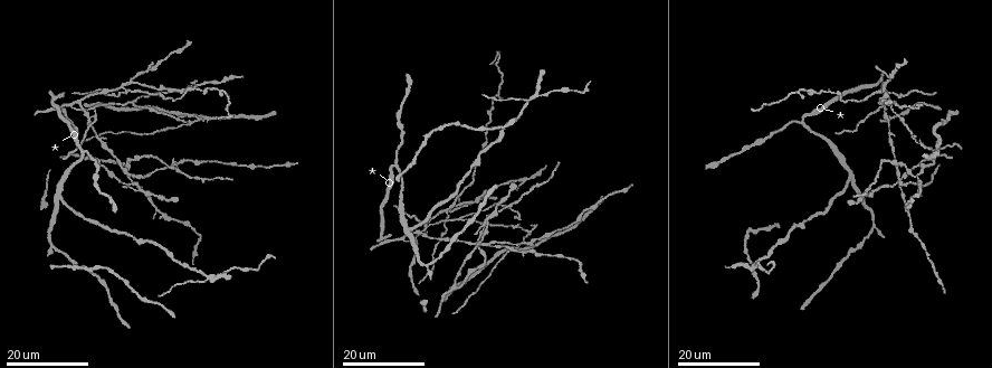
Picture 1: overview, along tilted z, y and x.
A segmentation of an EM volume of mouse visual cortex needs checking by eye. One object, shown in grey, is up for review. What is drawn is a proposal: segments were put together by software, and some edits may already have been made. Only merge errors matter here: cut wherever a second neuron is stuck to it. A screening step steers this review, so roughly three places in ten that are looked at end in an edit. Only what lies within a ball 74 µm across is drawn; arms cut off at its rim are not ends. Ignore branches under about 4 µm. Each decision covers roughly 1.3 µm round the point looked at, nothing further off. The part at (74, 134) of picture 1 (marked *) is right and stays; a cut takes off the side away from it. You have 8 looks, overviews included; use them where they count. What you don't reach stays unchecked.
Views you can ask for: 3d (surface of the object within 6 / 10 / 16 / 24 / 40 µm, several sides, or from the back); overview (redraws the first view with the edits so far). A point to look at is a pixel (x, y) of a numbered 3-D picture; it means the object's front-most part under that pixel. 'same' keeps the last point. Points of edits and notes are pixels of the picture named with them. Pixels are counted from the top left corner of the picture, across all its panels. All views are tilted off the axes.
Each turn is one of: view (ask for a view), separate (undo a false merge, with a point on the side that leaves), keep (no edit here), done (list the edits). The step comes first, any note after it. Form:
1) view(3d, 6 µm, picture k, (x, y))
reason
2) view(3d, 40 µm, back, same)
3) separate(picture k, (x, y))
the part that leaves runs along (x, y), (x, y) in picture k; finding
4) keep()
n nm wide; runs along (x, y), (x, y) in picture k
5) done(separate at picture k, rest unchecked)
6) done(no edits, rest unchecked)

view(3d, 16 µm, picture 1, (439, 211))
a fork

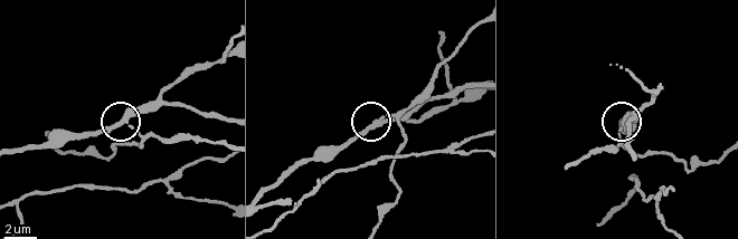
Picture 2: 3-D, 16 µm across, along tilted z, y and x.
view(3d, 6 µm, picture 2, (623, 120))

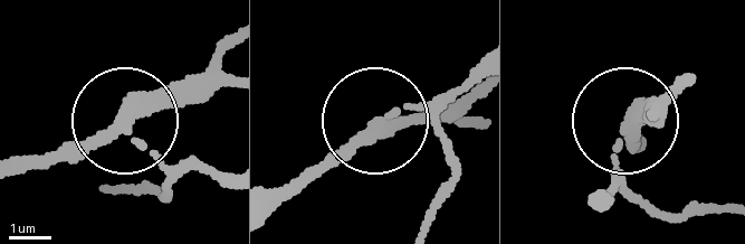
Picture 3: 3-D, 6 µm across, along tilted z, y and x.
separate(picture 3, (180, 160))
280 nm wide; the part that leaves runs along (126, 131), (169, 167), (228, 171) in picture 3; two neurons meet here

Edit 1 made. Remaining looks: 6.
view(overview)

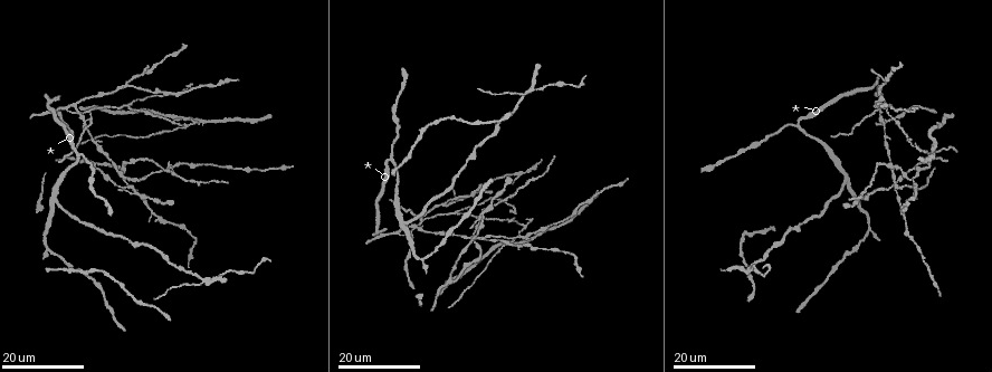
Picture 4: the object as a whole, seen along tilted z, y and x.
view(3d, 16 µm, picture 4, (127, 177))
small branch off a trunk

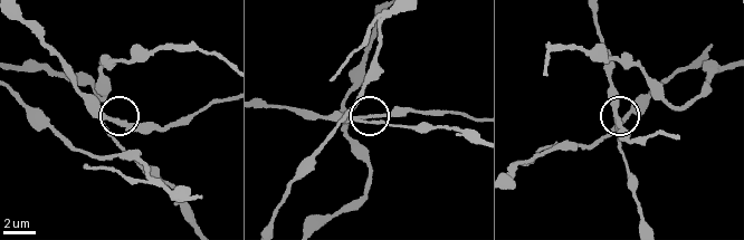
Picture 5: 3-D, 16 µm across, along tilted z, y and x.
view(3d, 6 µm, picture 5, (110, 121))

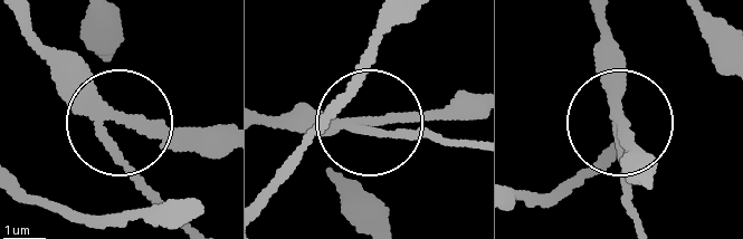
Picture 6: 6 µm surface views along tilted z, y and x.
keep()
runs along (18, 22), (113, 115), (217, 124) in picture 6; continuous, no second neuron

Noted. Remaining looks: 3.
view(3d, 16 µm, picture 4, (481, 211))
three arms meet

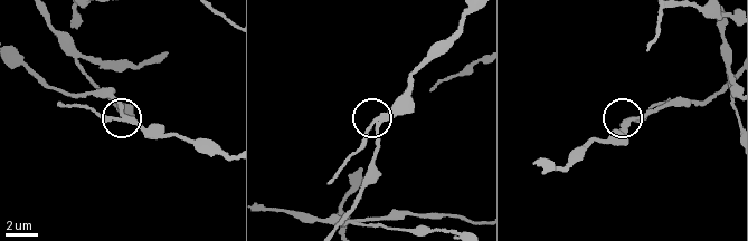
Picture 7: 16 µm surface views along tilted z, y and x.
view(3d, 10 µm, picture 7, (119, 119))

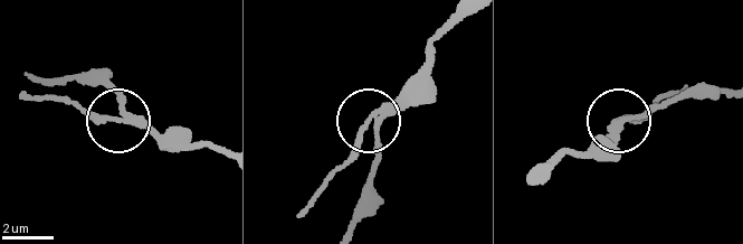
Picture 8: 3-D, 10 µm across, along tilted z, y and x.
keep()
side arm 5 µm; runs along (38, 77), (107, 87), (124, 115), (54, 97) in picture 8; one neuron here

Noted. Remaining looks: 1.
done(separate at picture 3, rest unchecked)

